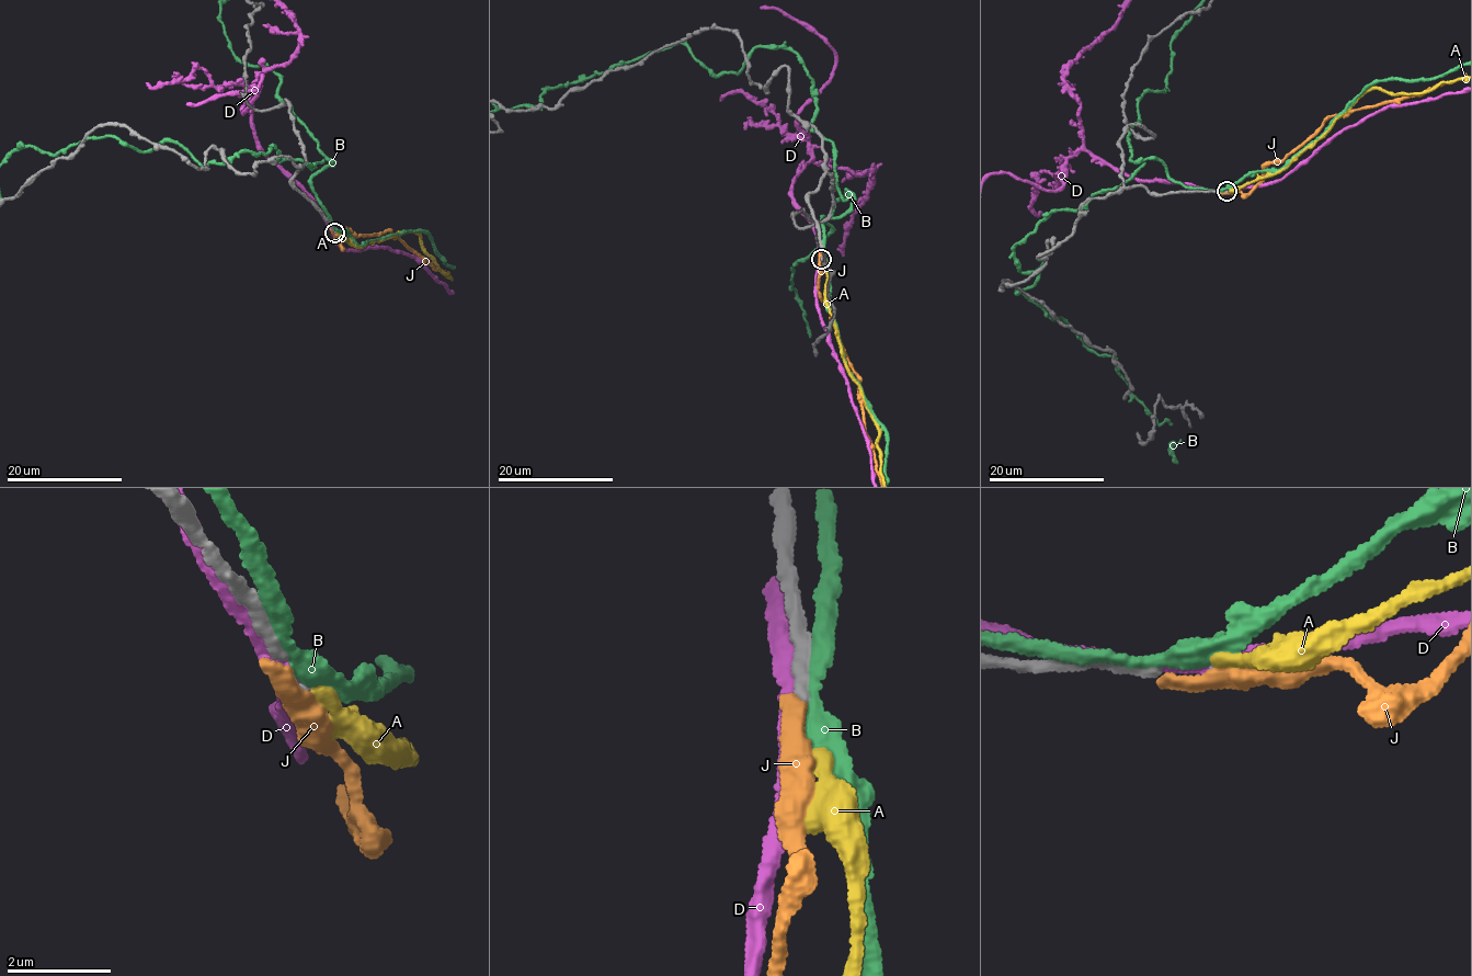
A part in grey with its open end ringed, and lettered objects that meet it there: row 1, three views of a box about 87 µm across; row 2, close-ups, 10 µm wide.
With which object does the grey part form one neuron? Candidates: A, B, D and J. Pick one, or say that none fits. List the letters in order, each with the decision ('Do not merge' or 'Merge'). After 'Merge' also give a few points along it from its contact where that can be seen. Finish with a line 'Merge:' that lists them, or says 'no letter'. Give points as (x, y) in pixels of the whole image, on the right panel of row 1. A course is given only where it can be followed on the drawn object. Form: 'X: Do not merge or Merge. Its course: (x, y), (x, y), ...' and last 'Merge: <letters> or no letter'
A: Do not merge
B: Do not merge
D: Do not merge
J: Do not merge
Merge: no letter

